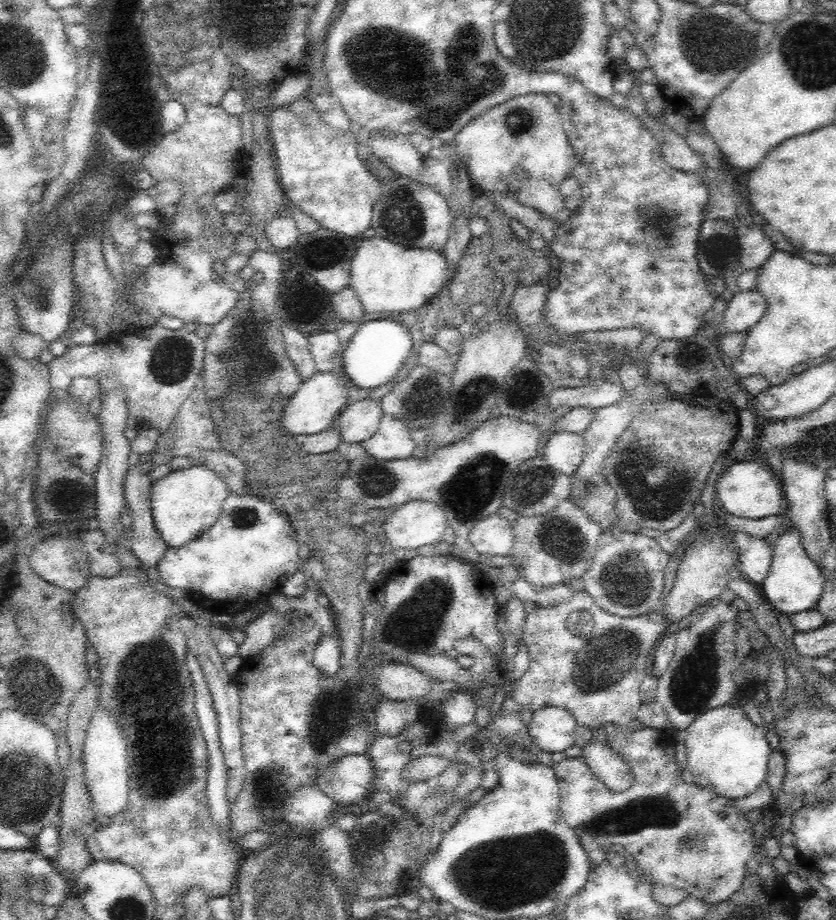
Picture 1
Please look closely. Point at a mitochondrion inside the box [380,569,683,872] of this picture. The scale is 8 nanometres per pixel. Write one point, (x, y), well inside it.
(607, 658)

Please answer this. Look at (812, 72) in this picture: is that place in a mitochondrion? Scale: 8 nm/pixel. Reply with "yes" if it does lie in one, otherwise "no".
yes

